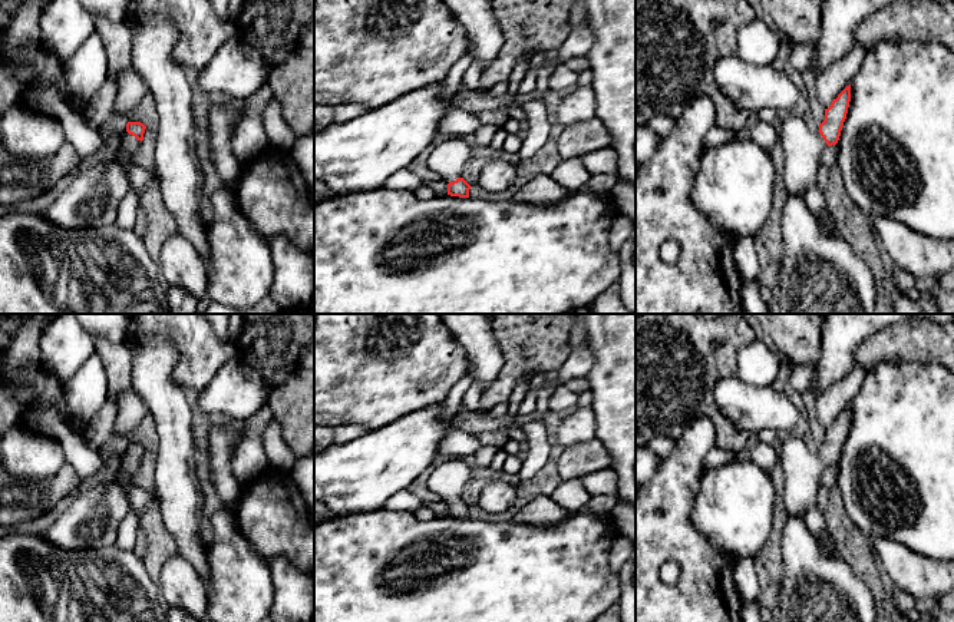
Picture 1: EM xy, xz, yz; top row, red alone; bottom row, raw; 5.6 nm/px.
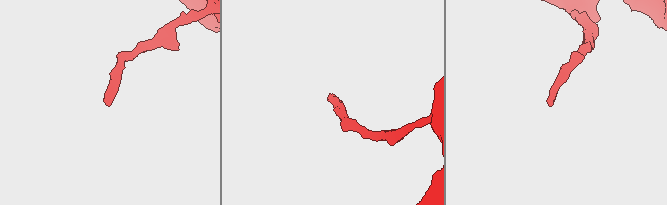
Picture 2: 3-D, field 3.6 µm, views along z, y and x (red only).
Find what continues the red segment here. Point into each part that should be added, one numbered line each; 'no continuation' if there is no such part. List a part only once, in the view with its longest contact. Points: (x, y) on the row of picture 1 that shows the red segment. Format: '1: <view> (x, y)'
1: xy (91, 199)

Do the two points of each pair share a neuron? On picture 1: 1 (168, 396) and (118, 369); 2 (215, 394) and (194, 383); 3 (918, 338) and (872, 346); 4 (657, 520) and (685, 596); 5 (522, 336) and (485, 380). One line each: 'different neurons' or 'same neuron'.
1: different neurons
2: different neurons
3: same neuron
4: same neuron
5: different neurons

